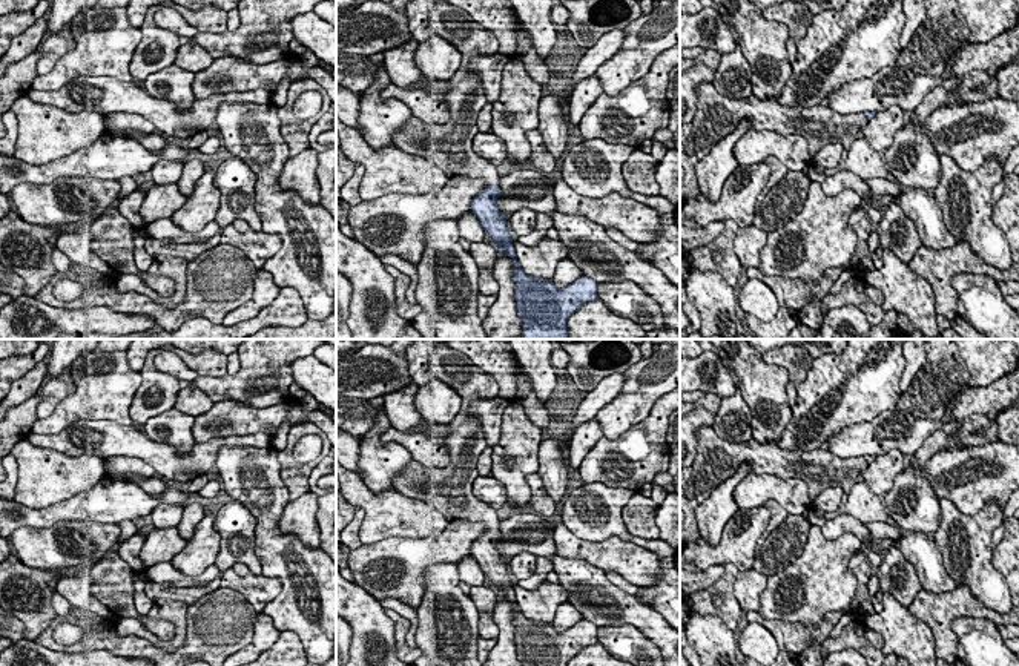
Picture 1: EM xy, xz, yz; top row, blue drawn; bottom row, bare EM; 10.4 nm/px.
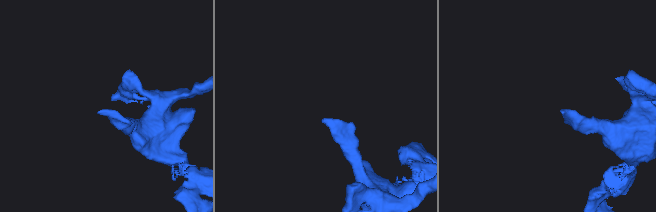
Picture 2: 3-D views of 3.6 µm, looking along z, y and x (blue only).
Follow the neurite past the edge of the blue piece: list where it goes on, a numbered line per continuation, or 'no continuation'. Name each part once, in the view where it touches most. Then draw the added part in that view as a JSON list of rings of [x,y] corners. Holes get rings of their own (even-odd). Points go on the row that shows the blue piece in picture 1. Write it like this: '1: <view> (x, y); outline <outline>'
1: xz (450, 146); outline [[[463,61],[450,80],[445,100],[450,107],[445,124],[422,124],[410,117],[393,135],[394,146],[433,161],[448,180],[482,180],[486,186],[499,186],[496,166],[473,150],[477,115],[488,101],[477,72],[467,69]]]

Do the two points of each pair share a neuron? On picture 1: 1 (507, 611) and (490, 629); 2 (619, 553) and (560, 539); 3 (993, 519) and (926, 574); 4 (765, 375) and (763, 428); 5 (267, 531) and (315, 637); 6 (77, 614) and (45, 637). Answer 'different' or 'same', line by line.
1: different
2: same
3: different
4: same
5: same
6: same

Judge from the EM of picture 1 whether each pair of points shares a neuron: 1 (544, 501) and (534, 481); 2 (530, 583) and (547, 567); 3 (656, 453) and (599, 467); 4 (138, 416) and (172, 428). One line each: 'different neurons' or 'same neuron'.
1: same neuron
2: same neuron
3: same neuron
4: different neurons

